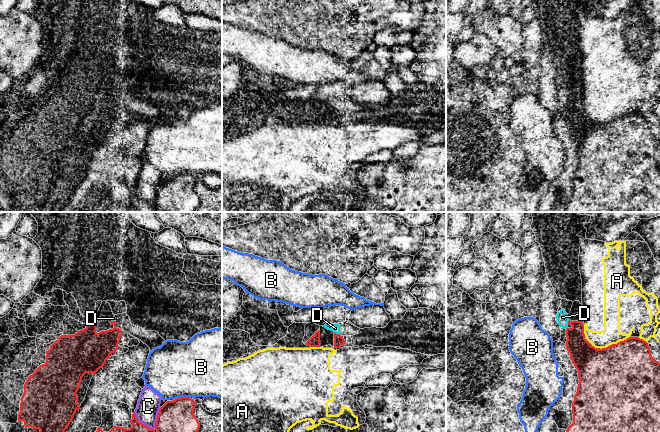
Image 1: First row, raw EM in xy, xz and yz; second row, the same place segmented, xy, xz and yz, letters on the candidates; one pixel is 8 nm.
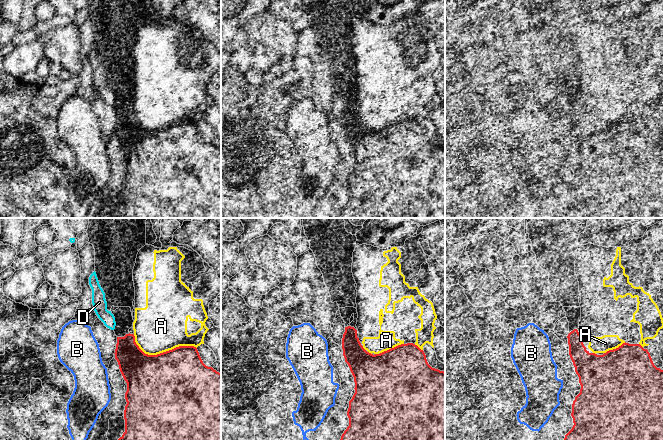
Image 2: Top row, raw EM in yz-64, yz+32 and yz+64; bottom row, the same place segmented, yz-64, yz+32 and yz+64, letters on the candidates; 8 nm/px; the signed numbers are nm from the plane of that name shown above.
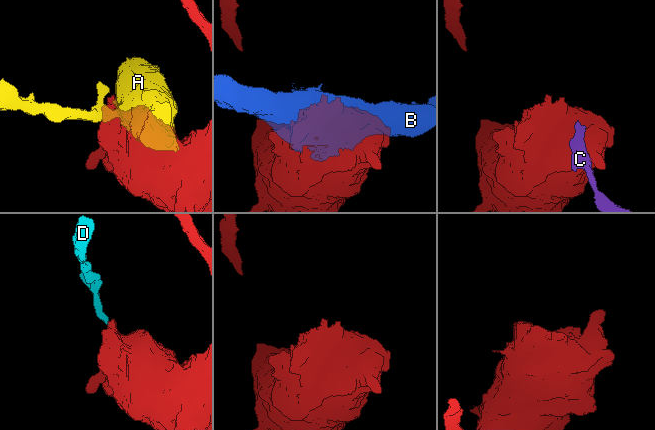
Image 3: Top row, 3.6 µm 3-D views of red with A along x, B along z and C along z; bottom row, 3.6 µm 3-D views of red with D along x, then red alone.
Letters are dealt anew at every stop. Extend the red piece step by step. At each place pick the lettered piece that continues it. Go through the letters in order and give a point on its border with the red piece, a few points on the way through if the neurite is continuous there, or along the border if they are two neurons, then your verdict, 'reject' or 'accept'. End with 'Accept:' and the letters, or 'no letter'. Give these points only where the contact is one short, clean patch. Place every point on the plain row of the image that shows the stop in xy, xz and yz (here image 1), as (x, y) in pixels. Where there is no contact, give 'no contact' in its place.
A: meets red in yz at (613, 120); reject
B: meets red in xy at (182, 173); reject
C: meets red in xy at (152, 205); reject
D: meets red in xz at (337, 110); reject
Accept: no letter

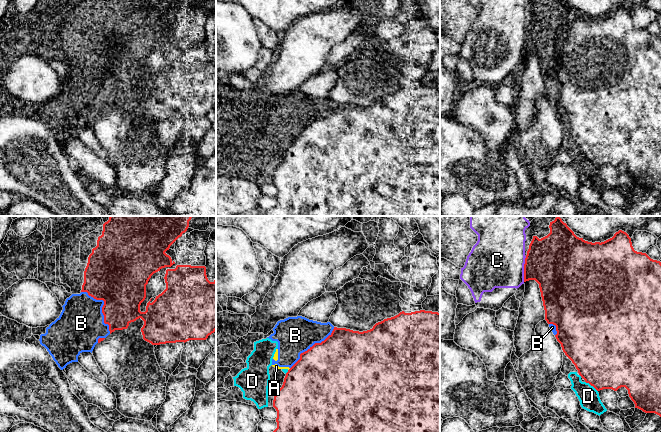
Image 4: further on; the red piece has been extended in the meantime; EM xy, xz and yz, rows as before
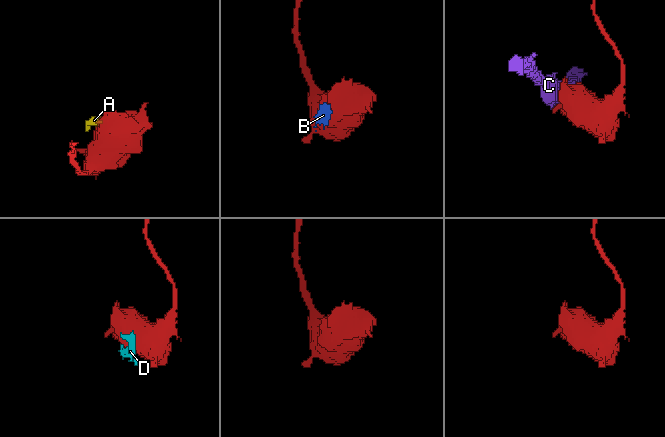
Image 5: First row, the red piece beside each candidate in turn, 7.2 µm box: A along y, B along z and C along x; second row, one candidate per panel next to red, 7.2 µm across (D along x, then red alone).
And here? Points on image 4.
A: meets red in xz at (289, 145); border along xz (290, 144), (288, 146); reject
B: meets red in xy at (102, 83); reject
C: meets red in yz at (524, 45); reject
D: meets red in yz at (591, 161); reject
Accept: no letter

